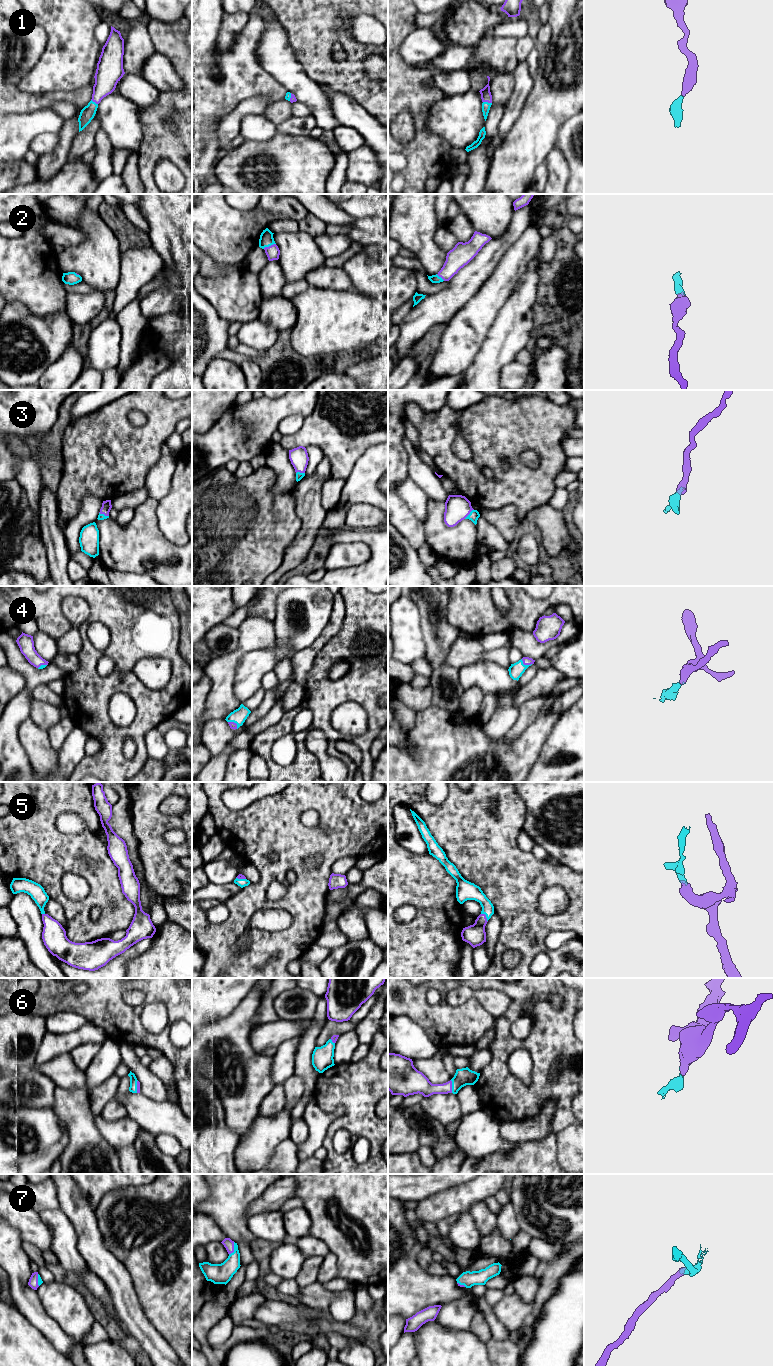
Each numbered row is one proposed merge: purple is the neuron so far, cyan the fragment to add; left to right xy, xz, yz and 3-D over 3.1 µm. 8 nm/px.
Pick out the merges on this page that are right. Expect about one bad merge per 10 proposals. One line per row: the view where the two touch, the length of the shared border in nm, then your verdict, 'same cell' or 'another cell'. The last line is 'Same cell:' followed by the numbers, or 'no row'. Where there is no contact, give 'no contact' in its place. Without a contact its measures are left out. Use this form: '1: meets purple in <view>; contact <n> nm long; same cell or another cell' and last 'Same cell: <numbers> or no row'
1: meets purple in yz; contact 70 nm long; same cell
2: meets purple in xz; contact 110 nm long; same cell
3: meets purple in yz; contact 110 nm long; same cell
4: meets purple in yz; contact 100 nm long; same cell
5: meets purple in yz; contact 90 nm long; same cell
6: meets purple in yz; contact 110 nm long; same cell
7: meets purple in xz; contact 110 nm long; same cell
Same cell: 1, 2, 3, 4, 5, 6, 7

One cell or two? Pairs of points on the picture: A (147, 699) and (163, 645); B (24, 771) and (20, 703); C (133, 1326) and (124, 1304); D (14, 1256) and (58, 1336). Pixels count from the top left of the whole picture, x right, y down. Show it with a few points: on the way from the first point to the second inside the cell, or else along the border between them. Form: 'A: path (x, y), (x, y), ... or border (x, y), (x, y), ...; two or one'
A: path (164, 695), (177, 682), (177, 662); one
B: path (11, 754), (11, 720); one
C: path (133, 1321), (128, 1309); one
D: path (17, 1276), (21, 1294), (38, 1316); one

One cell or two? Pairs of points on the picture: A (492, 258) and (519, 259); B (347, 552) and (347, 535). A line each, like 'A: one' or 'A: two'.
A: two
B: two

